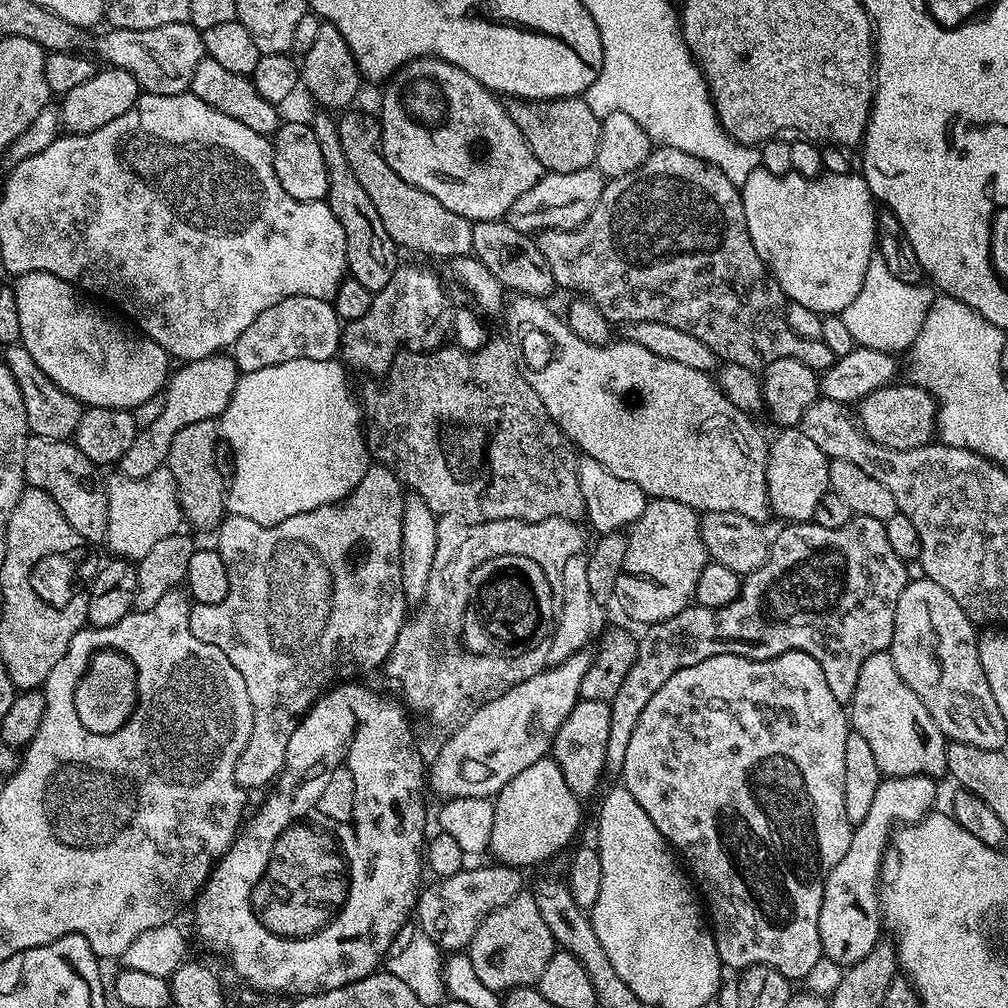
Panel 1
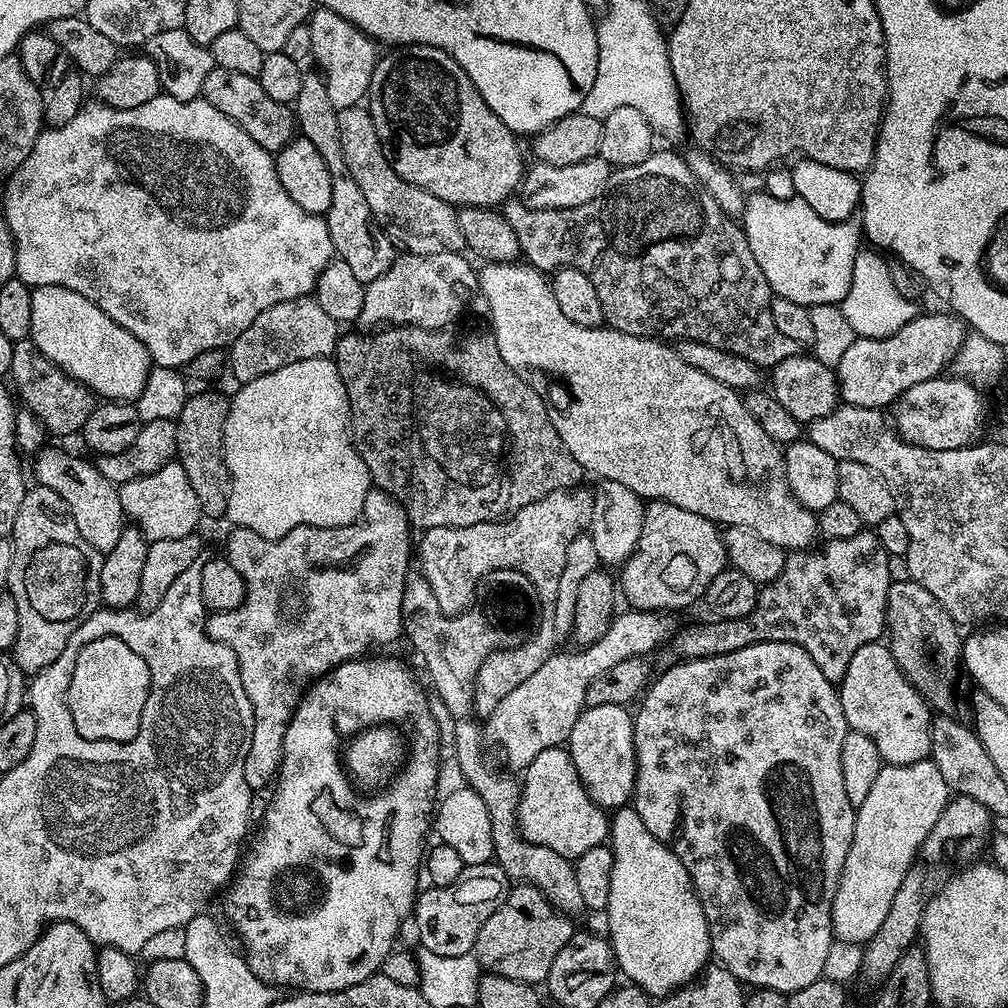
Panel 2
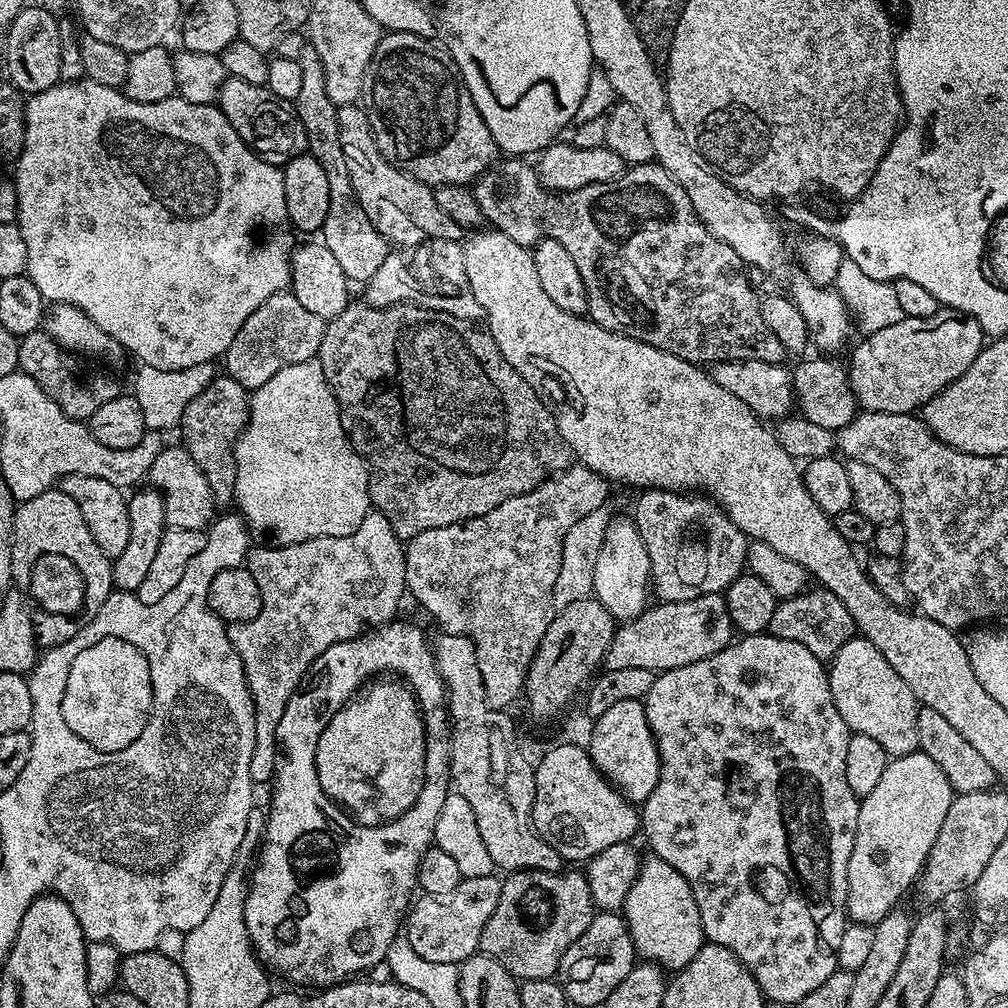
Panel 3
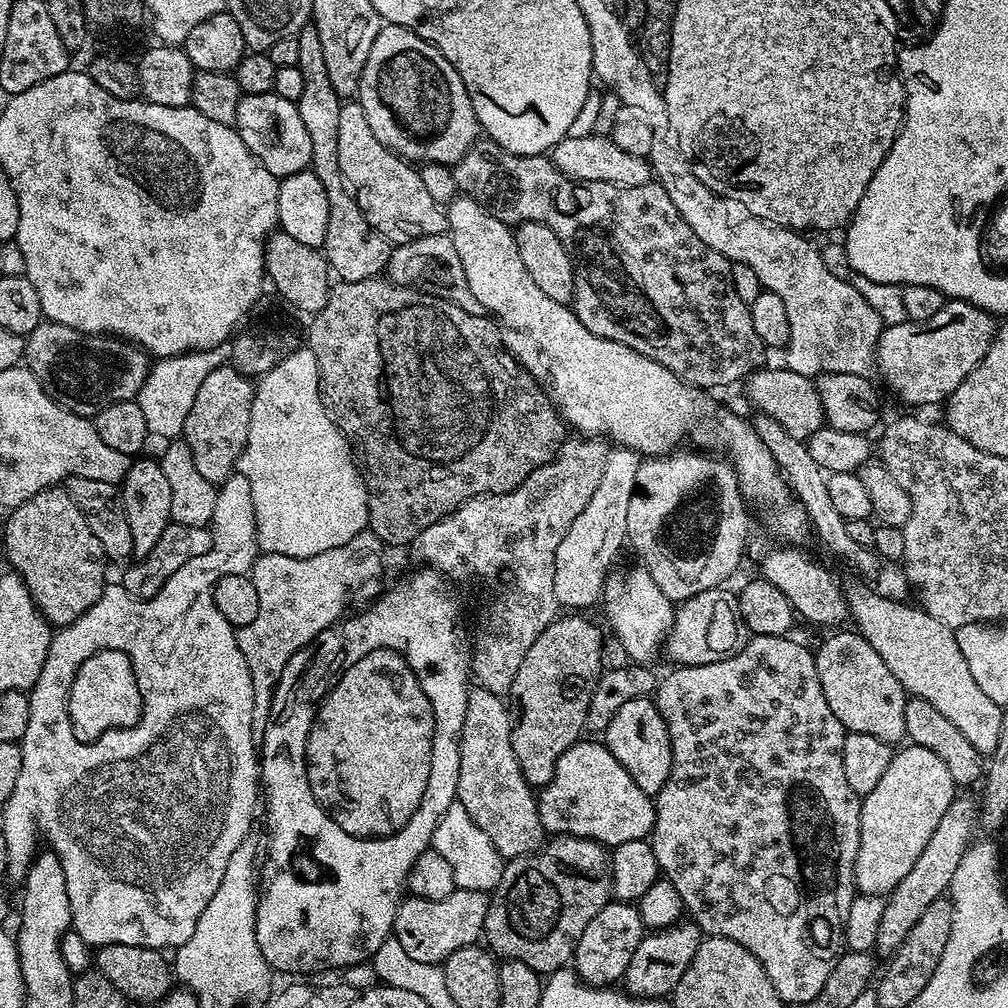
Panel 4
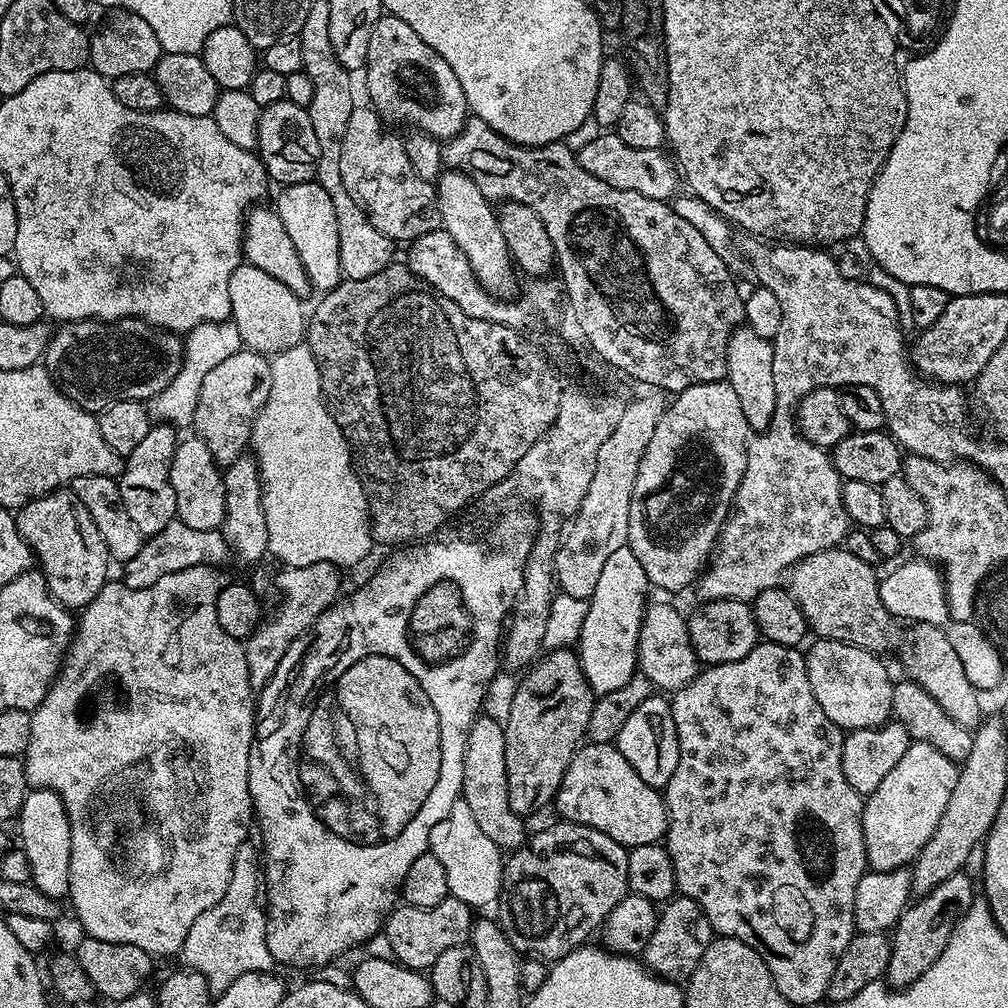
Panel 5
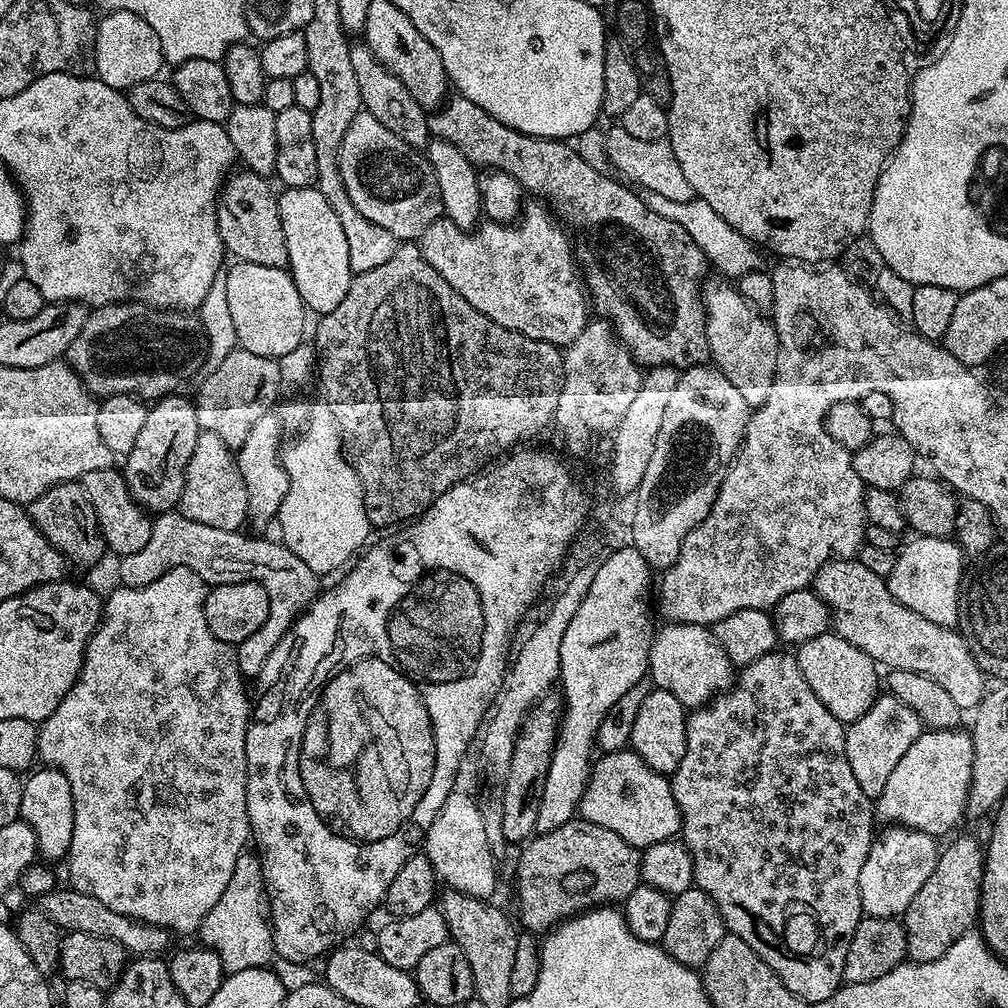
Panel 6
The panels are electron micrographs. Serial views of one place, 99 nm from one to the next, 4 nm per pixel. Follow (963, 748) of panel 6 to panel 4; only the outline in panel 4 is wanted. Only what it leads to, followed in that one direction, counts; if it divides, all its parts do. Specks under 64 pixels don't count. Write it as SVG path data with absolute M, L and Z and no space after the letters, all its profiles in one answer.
M913 743L907 747L901 747L893 755L878 786L874 786L874 790L870 790L870 794L860 801L856 886L865 896L887 897L898 882L910 873L910 868L925 850L942 814L958 792L957 784L952 781L942 758L938 758L934 750L926 750Z

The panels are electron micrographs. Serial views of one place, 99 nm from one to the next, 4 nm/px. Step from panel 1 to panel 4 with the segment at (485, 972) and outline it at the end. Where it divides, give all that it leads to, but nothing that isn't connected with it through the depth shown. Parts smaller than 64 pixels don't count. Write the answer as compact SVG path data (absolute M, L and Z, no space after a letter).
M577 836L549 839L543 850L530 856L513 856L505 863L502 878L488 901L483 939L487 947L505 961L525 963L539 974L554 973L575 957L582 930L586 930L590 918L594 918L602 906L609 904L611 896L610 852L605 845Z

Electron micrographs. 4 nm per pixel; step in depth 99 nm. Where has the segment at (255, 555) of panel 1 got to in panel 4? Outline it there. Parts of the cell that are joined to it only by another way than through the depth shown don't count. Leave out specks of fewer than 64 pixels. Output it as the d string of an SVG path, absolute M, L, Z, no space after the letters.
M365 530L341 548L310 558L299 560L273 552L257 556L250 575L254 590L258 590L258 618L236 629L238 650L242 650L242 658L246 658L246 666L250 666L250 682L254 682L252 736L256 741L264 739L274 711L272 697L290 658L295 652L307 649L318 634L331 628L349 611L348 603L359 588L379 578L384 568L380 557L383 552L386 545L371 530Z

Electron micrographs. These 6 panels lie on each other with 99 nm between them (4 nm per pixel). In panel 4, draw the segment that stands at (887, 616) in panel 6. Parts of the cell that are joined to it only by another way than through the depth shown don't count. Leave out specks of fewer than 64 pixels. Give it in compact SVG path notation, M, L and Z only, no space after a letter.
M776 546L773 552L768 552L764 556L764 561L760 564L759 575L766 582L770 582L770 586L778 586L778 590L782 590L782 594L786 594L786 598L790 602L793 613L797 617L805 616L812 624L836 624L832 626L840 626L843 620L847 621L850 616L848 606L848 597L845 589L840 589L840 580L823 564L820 560L811 560L806 553L800 552L796 546Z

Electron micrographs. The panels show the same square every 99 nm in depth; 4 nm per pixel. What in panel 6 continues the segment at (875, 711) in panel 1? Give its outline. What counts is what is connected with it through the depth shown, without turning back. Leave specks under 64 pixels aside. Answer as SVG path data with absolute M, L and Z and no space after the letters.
M829 630L818 638L810 638L810 642L799 645L794 652L798 666L802 670L802 678L818 694L822 706L834 714L840 723L847 726L853 724L870 706L875 702L876 697L882 692L882 676L879 676L878 665L871 660L862 650L850 646L846 638L837 636Z

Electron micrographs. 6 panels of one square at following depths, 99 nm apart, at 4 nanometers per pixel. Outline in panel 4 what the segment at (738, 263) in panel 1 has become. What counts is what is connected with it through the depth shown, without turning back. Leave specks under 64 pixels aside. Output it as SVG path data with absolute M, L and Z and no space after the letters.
M480 142L473 146L452 168L457 189L467 199L479 202L487 212L497 216L503 224L517 226L524 223L541 223L542 226L548 226L561 239L573 262L574 292L570 307L582 322L582 326L586 326L586 330L590 330L590 334L598 334L607 340L622 342L622 346L630 346L634 350L638 350L638 354L666 366L666 370L678 374L678 378L682 378L688 384L705 390L724 388L727 384L734 383L735 380L741 379L740 381L743 381L749 373L765 363L766 347L762 338L754 330L749 301L747 299L744 301L736 293L735 286L732 285L733 265L722 254L718 254L713 248L706 246L706 242L702 242L702 238L698 238L698 234L694 234L694 230L690 230L690 226L682 218L682 214L678 214L674 202L670 202L670 194L666 194L666 190L659 182L649 182L633 188L622 188L619 184L570 180L556 169L547 155L515 156L505 148L497 148L483 143Z

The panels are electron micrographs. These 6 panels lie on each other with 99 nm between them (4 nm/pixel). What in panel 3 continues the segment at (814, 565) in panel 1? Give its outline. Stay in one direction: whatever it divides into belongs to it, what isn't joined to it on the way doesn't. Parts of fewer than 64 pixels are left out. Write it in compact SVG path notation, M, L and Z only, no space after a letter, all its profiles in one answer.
M816 586L798 596L781 599L774 610L774 618L770 618L768 623L768 632L790 642L798 642L806 646L806 650L810 650L814 658L831 662L834 654L842 650L844 643L852 639L856 632L856 623L850 618L850 610L846 610L846 606L842 606L842 602L834 598L834 594Z

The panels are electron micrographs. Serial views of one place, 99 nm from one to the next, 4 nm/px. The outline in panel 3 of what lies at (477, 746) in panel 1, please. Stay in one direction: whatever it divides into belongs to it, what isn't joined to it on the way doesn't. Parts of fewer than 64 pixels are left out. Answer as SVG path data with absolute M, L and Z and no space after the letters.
M711 592L693 600L656 602L645 608L636 619L617 627L608 647L606 668L626 670L629 666L638 666L654 674L669 672L678 666L690 666L690 662L702 662L702 658L718 654L718 650L733 640L732 619L723 595Z

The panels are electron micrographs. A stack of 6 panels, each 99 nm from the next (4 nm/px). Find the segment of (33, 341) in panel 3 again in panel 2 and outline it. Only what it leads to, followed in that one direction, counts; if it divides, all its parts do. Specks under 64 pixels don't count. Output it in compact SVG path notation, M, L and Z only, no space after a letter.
M31 338L13 343L10 358L10 384L22 404L22 399L24 399L23 407L27 411L33 412L51 435L52 432L56 436L72 436L75 432L77 435L86 426L86 418L90 418L90 414L94 414L98 403L96 393L91 392L86 385L79 384L73 376L65 374L57 364L50 362L50 358L46 358L46 354L42 354L42 350L38 350L38 346Z

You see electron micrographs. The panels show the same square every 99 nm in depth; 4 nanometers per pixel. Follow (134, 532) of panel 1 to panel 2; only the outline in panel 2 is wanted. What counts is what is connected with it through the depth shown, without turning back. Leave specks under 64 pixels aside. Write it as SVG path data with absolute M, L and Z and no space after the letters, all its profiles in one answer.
M178 462L162 466L162 470L154 470L154 474L134 478L134 482L119 485L119 489L125 517L149 542L193 535L202 521L198 494L194 494L194 486L190 486L190 478L186 478L186 470Z

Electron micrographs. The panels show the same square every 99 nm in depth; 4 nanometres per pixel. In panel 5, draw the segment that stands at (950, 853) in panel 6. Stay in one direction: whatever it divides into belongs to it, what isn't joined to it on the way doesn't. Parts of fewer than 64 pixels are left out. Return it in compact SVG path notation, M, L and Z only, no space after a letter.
M958 872L905 908L890 936L892 949L886 980L893 989L909 988L914 981L922 978L922 974L926 974L926 970L930 970L930 966L934 966L934 962L938 962L938 954L946 950L946 942L950 942L958 917L974 899L971 879L971 875Z

